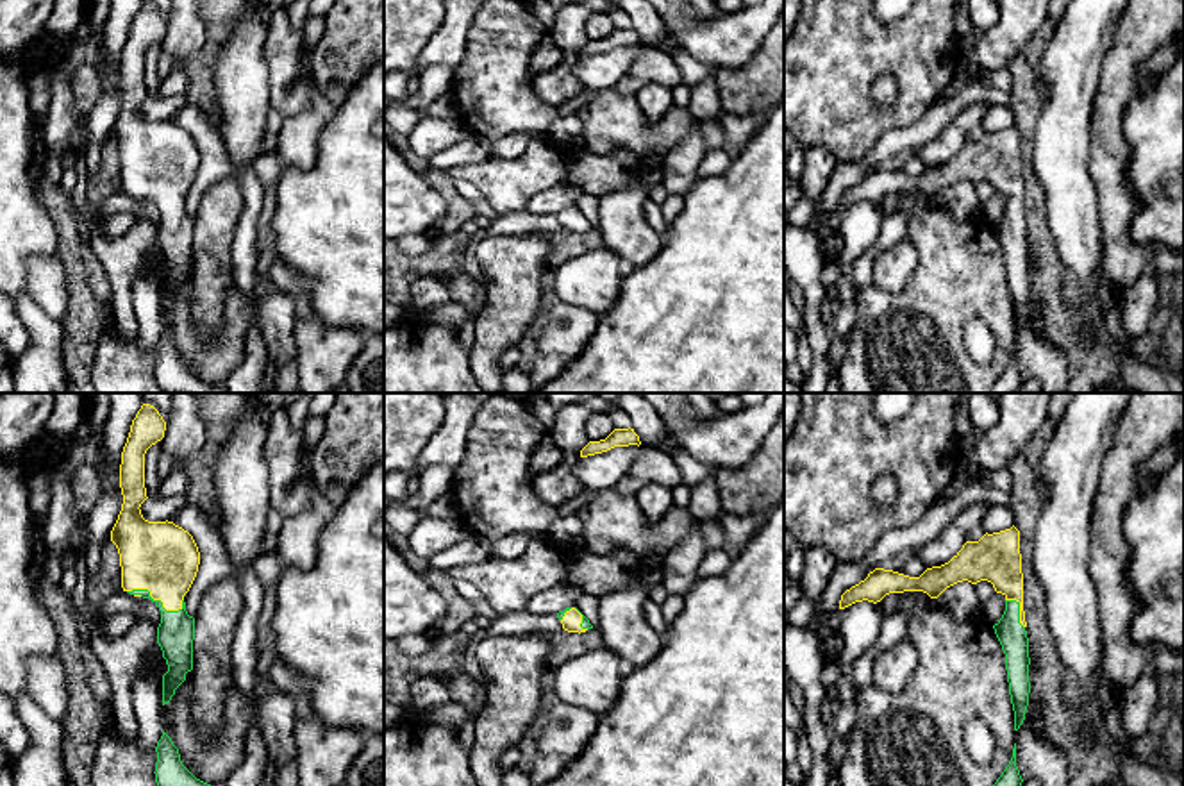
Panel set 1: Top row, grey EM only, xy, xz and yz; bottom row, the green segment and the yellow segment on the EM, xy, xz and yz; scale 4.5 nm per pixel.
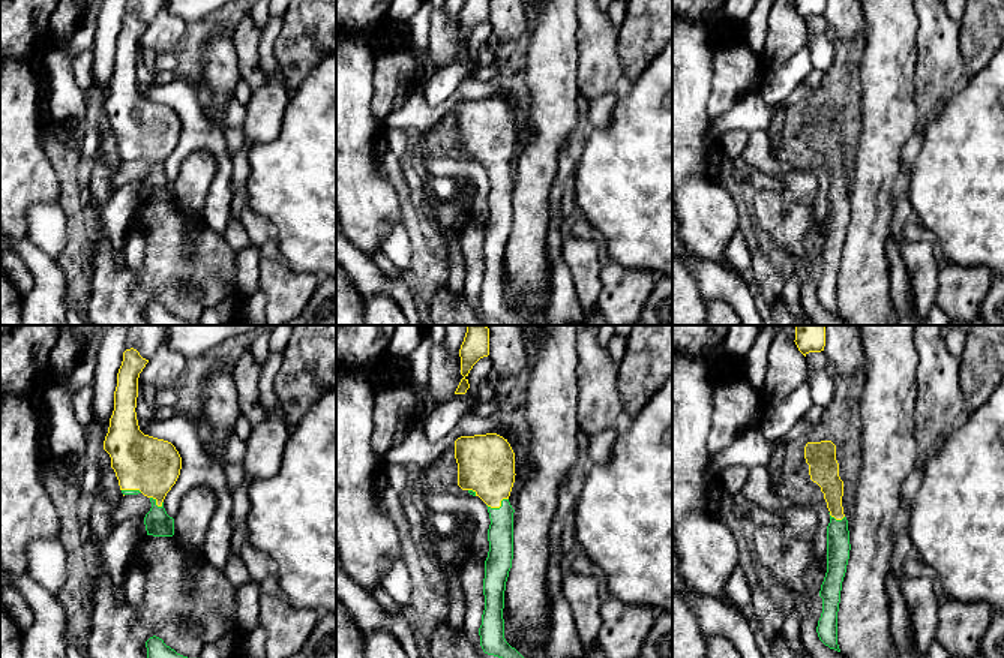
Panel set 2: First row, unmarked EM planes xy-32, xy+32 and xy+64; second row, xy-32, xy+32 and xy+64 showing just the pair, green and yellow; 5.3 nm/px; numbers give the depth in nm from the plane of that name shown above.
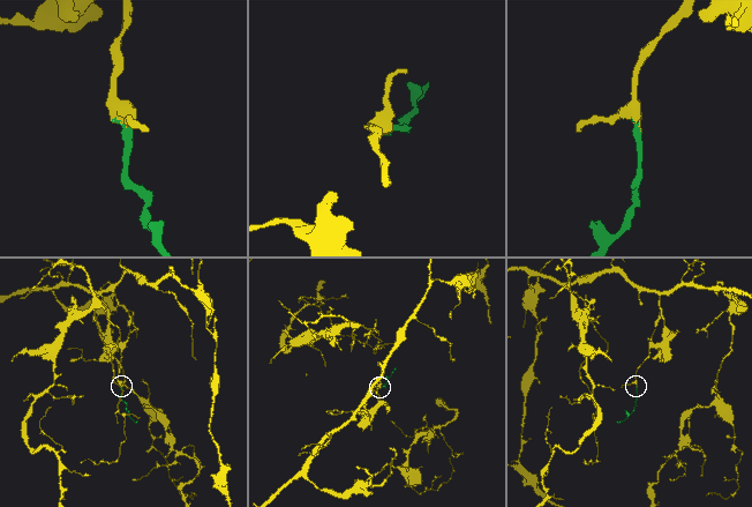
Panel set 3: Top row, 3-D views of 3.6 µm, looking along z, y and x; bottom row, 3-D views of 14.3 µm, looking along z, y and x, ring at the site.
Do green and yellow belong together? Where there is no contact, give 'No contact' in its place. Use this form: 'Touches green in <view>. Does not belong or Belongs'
Touches green in xy. Belongs

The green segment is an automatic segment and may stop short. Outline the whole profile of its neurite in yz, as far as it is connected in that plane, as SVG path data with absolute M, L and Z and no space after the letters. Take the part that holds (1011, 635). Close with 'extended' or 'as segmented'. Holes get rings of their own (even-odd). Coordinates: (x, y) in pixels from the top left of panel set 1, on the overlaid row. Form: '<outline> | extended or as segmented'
M1011 529L984 534L979 541L966 541L945 564L927 568L920 577L875 568L864 581L841 595L839 609L855 602L880 602L889 593L923 591L938 598L946 588L968 581L988 581L1005 597L1005 611L993 625L1005 654L1009 695L1014 711L1014 731L1025 720L1029 706L1029 638L1023 611L1023 573L1020 554L1020 531Z | extended

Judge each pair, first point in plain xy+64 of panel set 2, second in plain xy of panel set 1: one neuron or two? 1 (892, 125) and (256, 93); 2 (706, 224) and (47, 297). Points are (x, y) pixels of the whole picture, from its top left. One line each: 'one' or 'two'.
1: one
2: two

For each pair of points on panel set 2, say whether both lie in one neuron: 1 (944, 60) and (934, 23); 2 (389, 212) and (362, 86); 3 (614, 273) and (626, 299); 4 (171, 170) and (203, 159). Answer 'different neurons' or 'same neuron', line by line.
1: same neuron
2: same neuron
3: same neuron
4: different neurons

